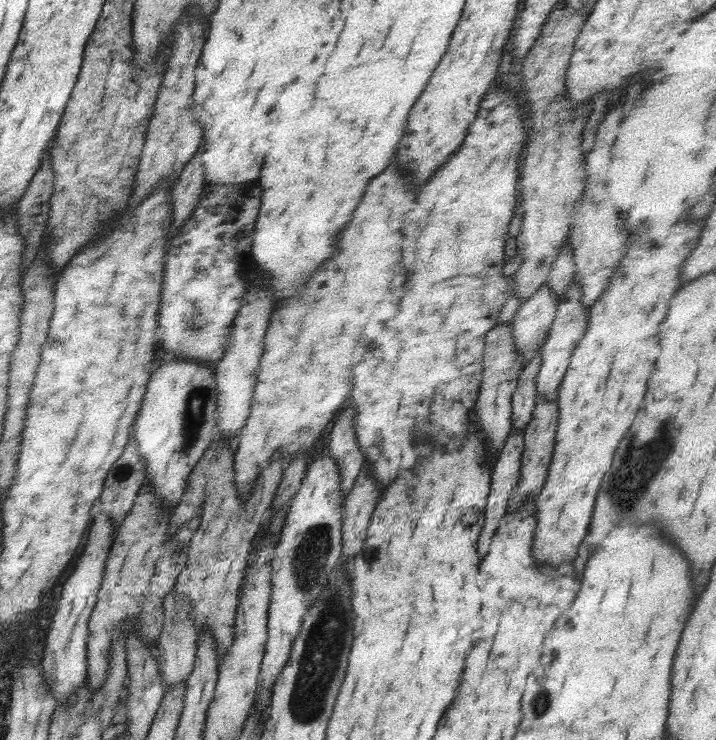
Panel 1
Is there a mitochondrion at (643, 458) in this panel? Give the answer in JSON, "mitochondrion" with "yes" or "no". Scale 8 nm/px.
{"mitochondrion":"yes"}

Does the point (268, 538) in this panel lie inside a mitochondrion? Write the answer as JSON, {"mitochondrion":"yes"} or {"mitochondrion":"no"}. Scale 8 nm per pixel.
{"mitochondrion":"yes"}

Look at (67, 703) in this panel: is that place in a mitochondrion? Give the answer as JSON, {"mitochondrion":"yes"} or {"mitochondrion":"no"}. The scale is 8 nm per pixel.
{"mitochondrion":"no"}

